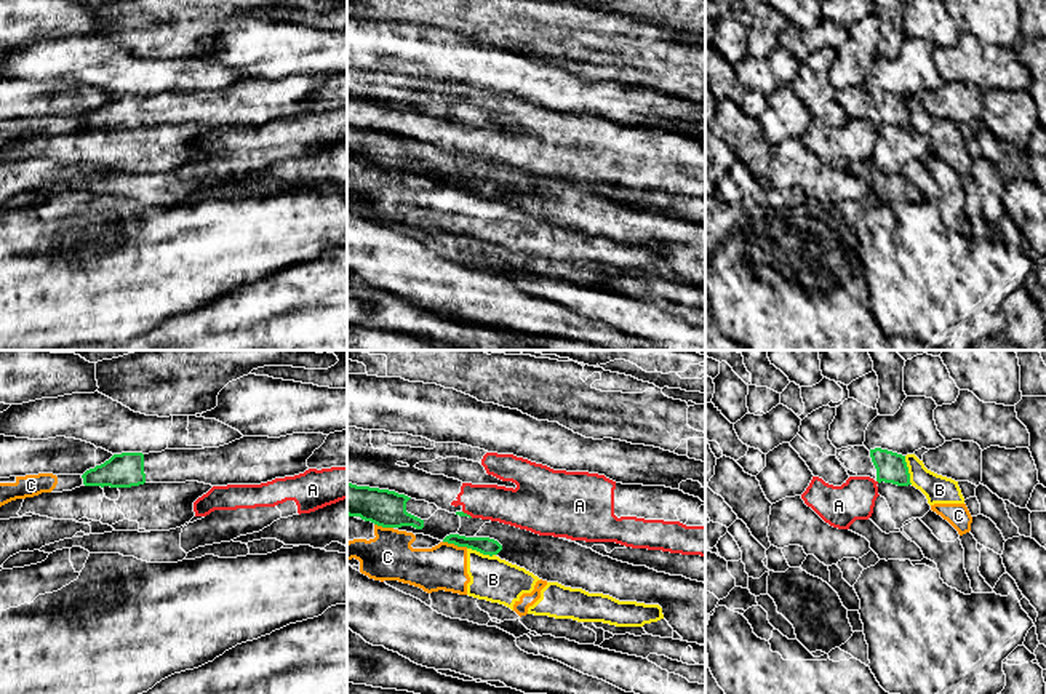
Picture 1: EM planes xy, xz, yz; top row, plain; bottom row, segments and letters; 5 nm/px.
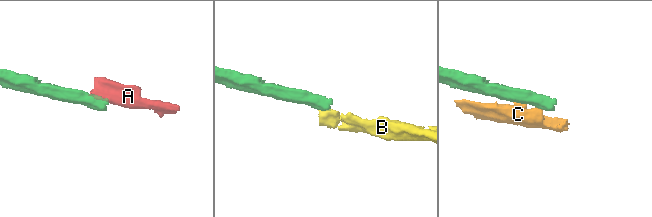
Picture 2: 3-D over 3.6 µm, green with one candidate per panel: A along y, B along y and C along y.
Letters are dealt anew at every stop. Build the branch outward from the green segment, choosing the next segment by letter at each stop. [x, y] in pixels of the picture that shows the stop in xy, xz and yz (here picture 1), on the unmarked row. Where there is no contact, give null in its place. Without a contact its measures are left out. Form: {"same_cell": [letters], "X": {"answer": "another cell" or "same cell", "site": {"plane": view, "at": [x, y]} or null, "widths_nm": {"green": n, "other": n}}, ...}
{"same_cell": [], "A": {"answer": "another cell", "site": {"plane": "xz", "at": [466, 155]}, "widths_nm": {"green": 30, "other": 180}}, "B": {"answer": "another cell", "site": {"plane": "xz", "at": [482, 194]}, "widths_nm": {"green": 90, "other": 220}}, "C": {"answer": "another cell", "site": {"plane": "xz", "at": [456, 186]}, "widths_nm": {"green": 90, "other": 220}}}

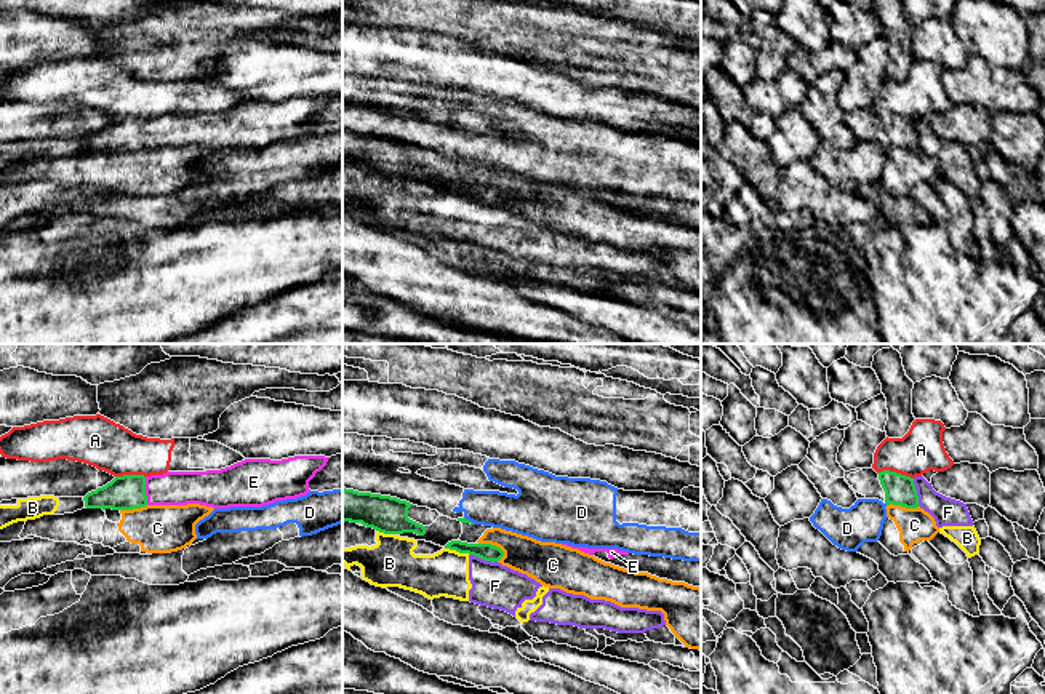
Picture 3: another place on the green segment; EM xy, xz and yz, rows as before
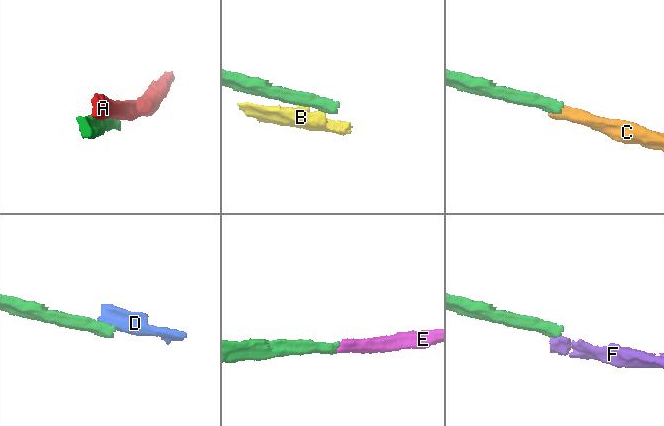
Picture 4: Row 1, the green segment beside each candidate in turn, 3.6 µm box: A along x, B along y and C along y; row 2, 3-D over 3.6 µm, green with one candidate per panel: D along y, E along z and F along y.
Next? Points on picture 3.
{"same_cell": ["E"], "A": {"answer": "another cell", "site": {"plane": "yz", "at": [895, 114]}, "widths_nm": {"green": 160, "other": 220}}, "B": {"answer": "another cell", "site": {"plane": "xz", "at": [458, 192]}, "widths_nm": {"green": 90, "other": 220}}, "C": {"answer": "another cell", "site": {"plane": "xz", "at": [493, 187]}, "widths_nm": {"green": 90, "other": 190}}, "D": {"answer": "another cell", "site": {"plane": "xz", "at": [468, 162]}, "widths_nm": {"green": 30, "other": 180}}, "E": {"answer": "same cell", "site": {"plane": "xy", "at": [144, 133]}, "widths_nm": {"green": 180, "other": 180}}, "F": {"answer": "another cell", "site": {"plane": "xz", "at": [484, 200]}, "widths_nm": {"green": 90, "other": 220}}}

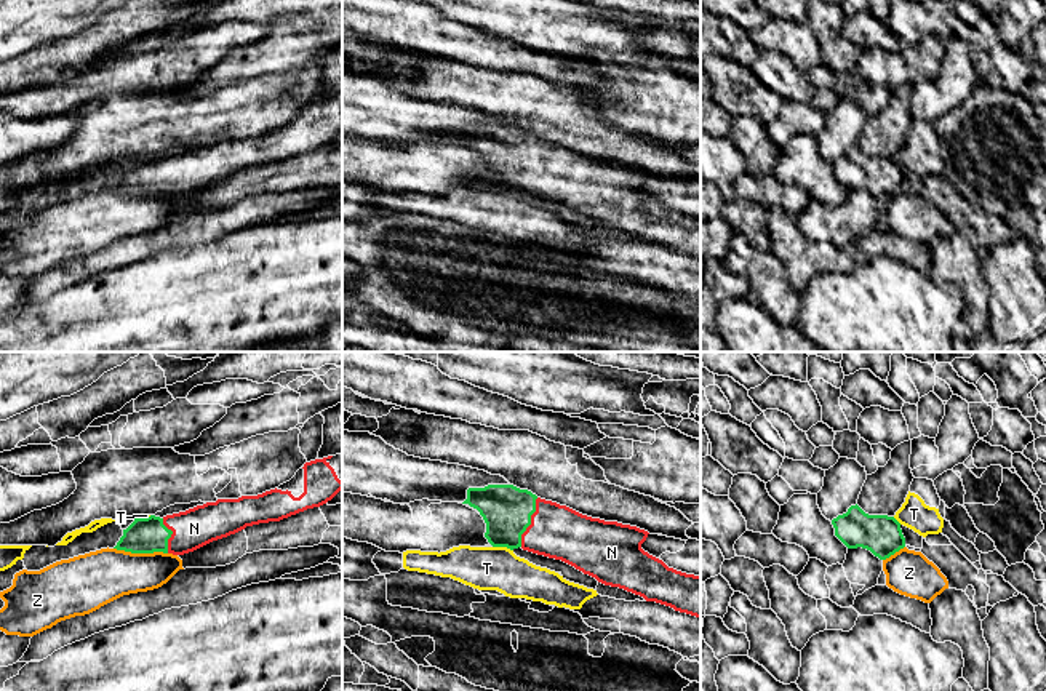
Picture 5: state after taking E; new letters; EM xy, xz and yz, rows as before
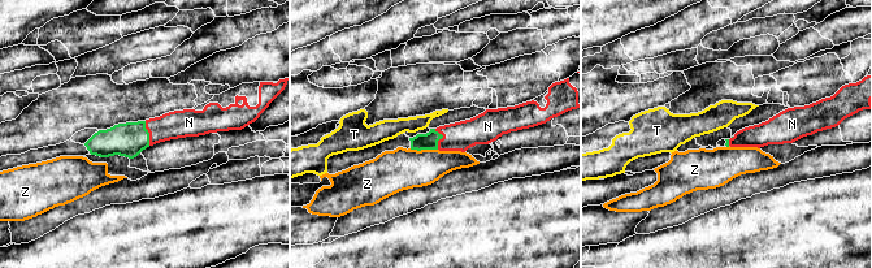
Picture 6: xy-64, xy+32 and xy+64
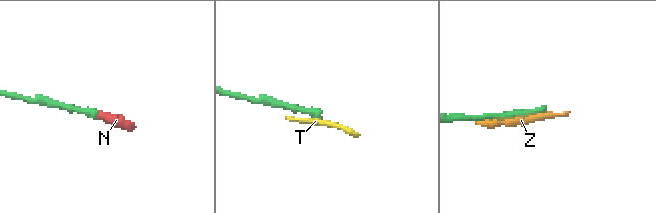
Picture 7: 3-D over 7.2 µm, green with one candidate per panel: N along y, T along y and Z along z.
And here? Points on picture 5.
{"same_cell": ["N"], "N": {"answer": "same cell", "site": {"plane": "xz", "at": [530, 163]}, "widths_nm": {"green": 260, "other": 280}}, "T": {"answer": "another cell", "site": {"plane": "xz", "at": [503, 187]}, "widths_nm": {"green": 260, "other": 220}}, "Z": {"answer": "another cell", "site": {"plane": "xy", "at": [141, 194]}, "widths_nm": {"green": 180, "other": 260}}}

